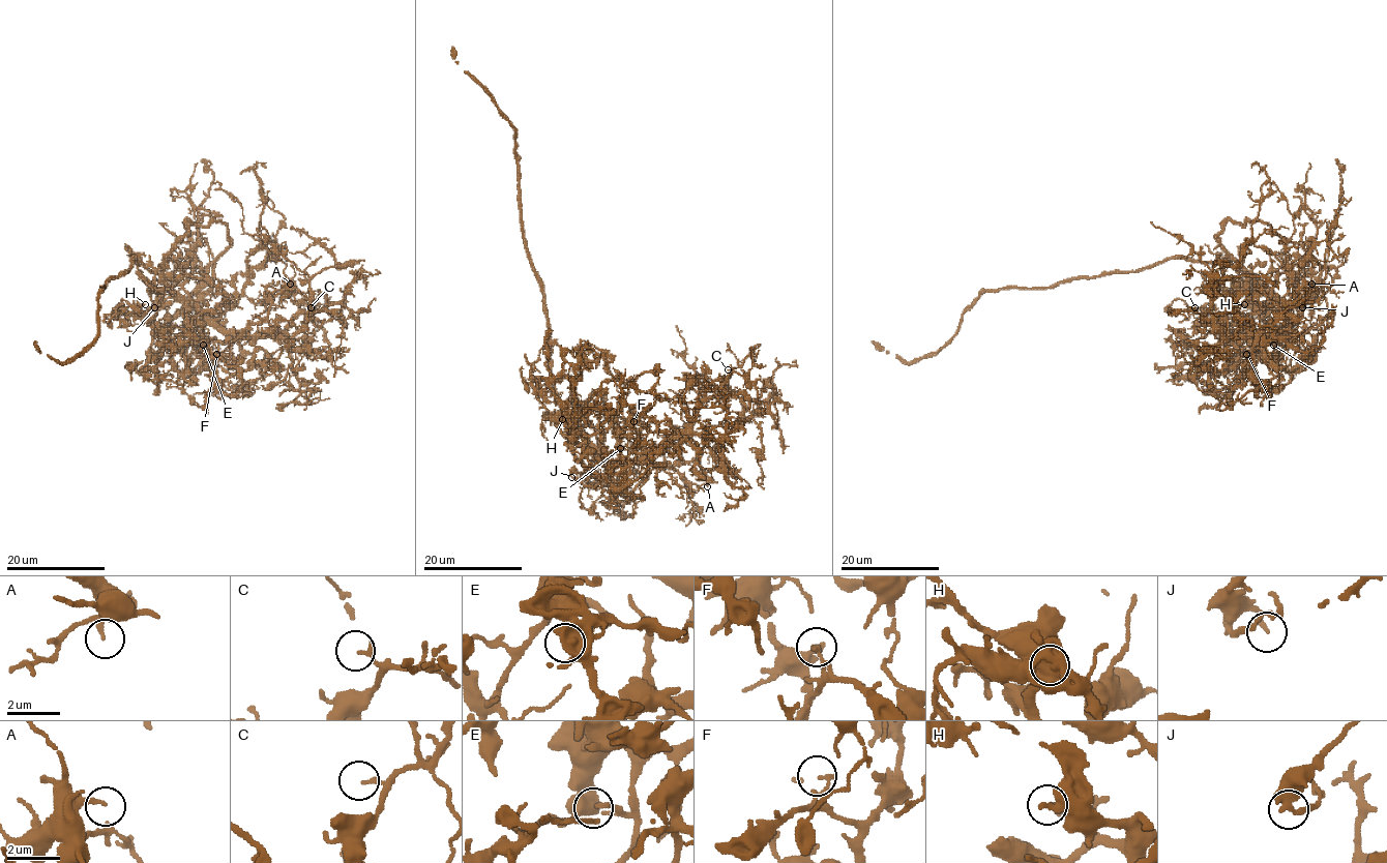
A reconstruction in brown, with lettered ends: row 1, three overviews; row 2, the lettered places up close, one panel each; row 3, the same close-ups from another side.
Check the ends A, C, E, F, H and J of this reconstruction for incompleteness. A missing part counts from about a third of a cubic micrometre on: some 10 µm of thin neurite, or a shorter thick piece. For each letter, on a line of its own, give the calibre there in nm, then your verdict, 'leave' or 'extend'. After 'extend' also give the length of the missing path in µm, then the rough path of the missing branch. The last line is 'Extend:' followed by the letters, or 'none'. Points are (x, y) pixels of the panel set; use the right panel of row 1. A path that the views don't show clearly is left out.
A: 220 nm | leave
C: 150 nm | leave
E: 160 nm | leave
F: 140 nm | leave
H: 200 nm | extend | 15 µm
J: 160 nm | leave
Extend: H

